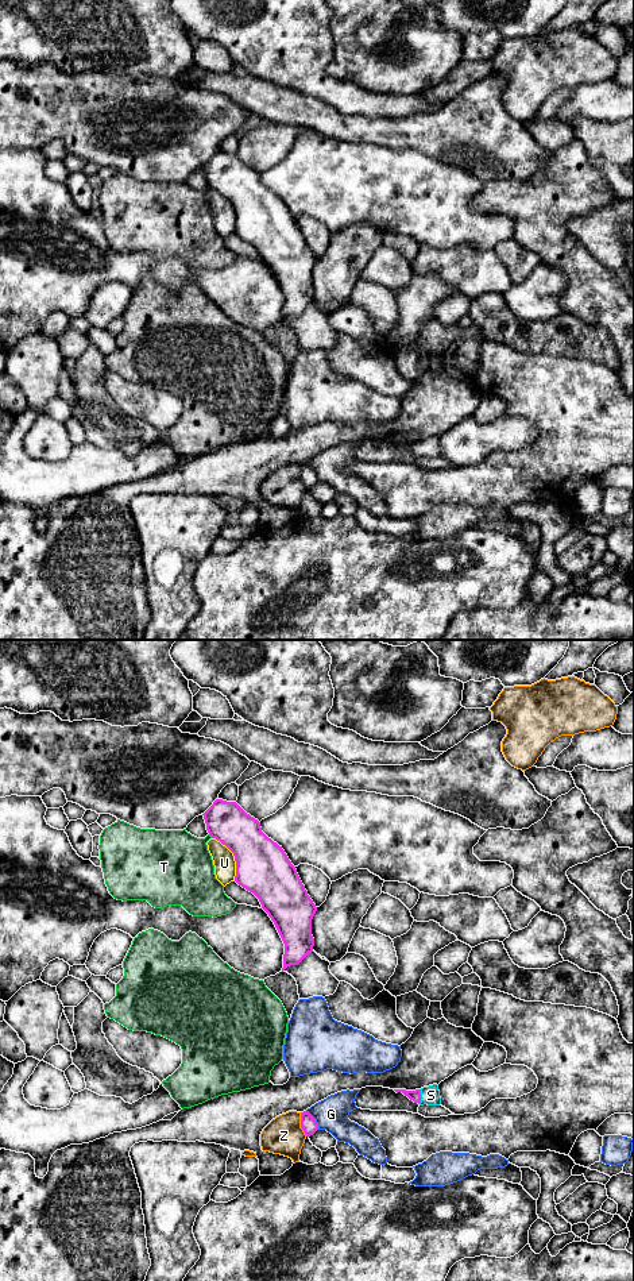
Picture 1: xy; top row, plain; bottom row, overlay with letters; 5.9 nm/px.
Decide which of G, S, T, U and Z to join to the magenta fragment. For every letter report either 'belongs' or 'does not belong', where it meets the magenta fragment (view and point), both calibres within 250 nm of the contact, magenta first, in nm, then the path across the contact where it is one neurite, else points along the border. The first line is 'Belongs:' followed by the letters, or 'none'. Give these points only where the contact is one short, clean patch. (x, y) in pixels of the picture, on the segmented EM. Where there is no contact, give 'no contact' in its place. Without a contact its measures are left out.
Belongs: S
G: does not belong; contact xy (314, 1119); calibres 100 and 200 nm
S: belongs; contact xy (420, 1096); calibres 60 and 110 nm; way xy (413, 1095), (420, 1096), (430, 1095)
T: does not belong; contact xy (211, 836); calibres 240 and 380 nm
U: does not belong; contact xy (234, 855); calibres 320 and 130 nm
Z: does not belong; contact xy (301, 1125); calibres 100 and 220 nm

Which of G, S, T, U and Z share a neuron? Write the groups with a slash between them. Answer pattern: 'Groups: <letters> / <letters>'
Groups: G / S / T / U / Z

